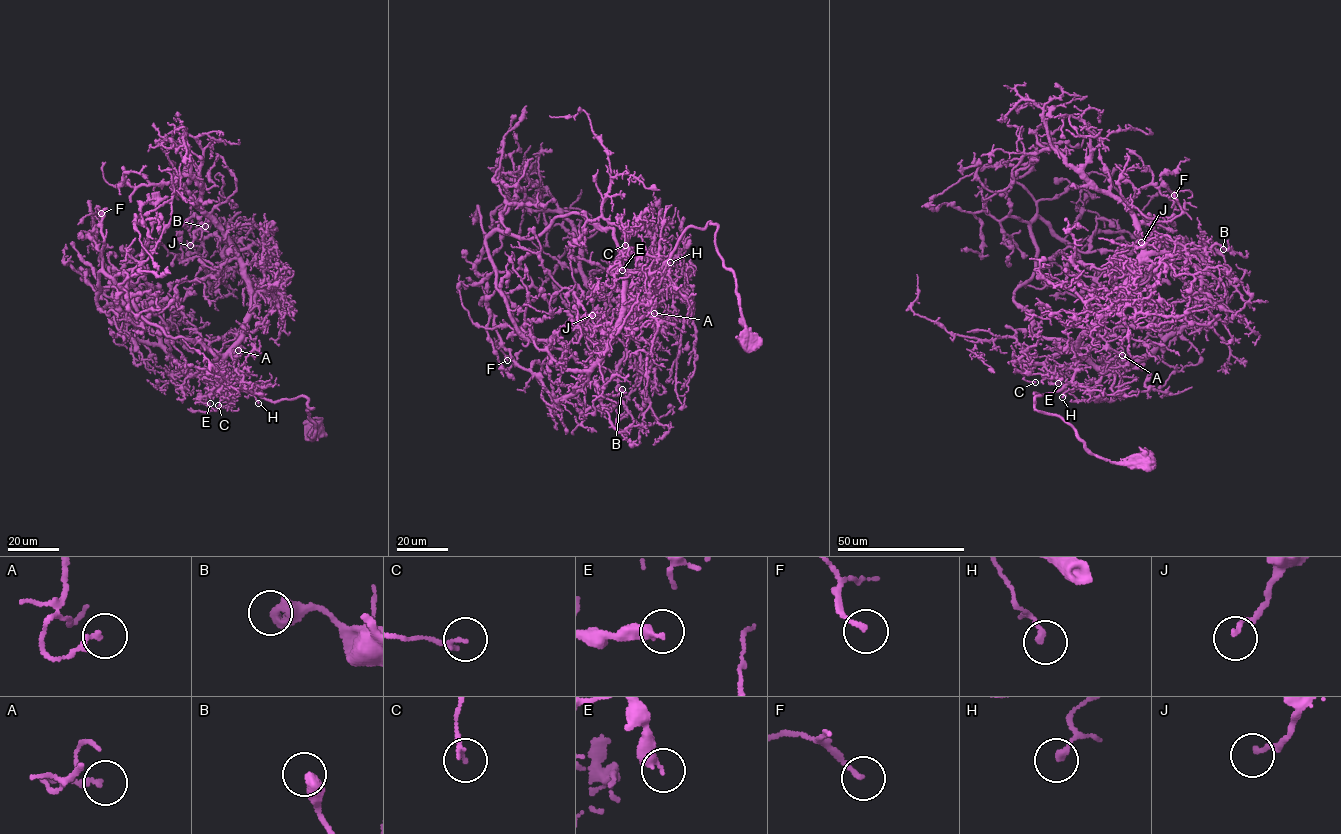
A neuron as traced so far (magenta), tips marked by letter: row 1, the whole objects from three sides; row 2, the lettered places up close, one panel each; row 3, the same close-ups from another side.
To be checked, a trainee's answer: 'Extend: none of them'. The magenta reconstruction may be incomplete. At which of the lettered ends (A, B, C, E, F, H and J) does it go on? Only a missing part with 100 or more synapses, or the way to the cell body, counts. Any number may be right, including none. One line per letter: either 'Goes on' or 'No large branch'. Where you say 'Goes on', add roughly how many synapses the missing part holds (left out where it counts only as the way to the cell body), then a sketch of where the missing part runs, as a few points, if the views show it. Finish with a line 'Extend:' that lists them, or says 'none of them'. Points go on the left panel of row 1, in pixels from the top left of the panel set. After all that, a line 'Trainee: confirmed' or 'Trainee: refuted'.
A: No large branch
B: No large branch
C: No large branch
E: No large branch
F: No large branch
H: No large branch
J: No large branch
Extend: none of them
Trainee: confirmed

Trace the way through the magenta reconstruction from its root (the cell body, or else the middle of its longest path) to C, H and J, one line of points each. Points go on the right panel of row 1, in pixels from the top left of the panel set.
C: (1145, 457), (1099, 458), (1035, 408), (1034, 393), (1069, 383), (1073, 350), (1021, 363), (1035, 382)
H: (1145, 457), (1099, 458), (1070, 425), (1035, 408), (1040, 396), (1034, 393), (1072, 382), (1062, 397)
J: (1145, 457), (1095, 456), (1036, 410), (1034, 393), (1069, 383), (1076, 343), (1121, 289), (1141, 242)

